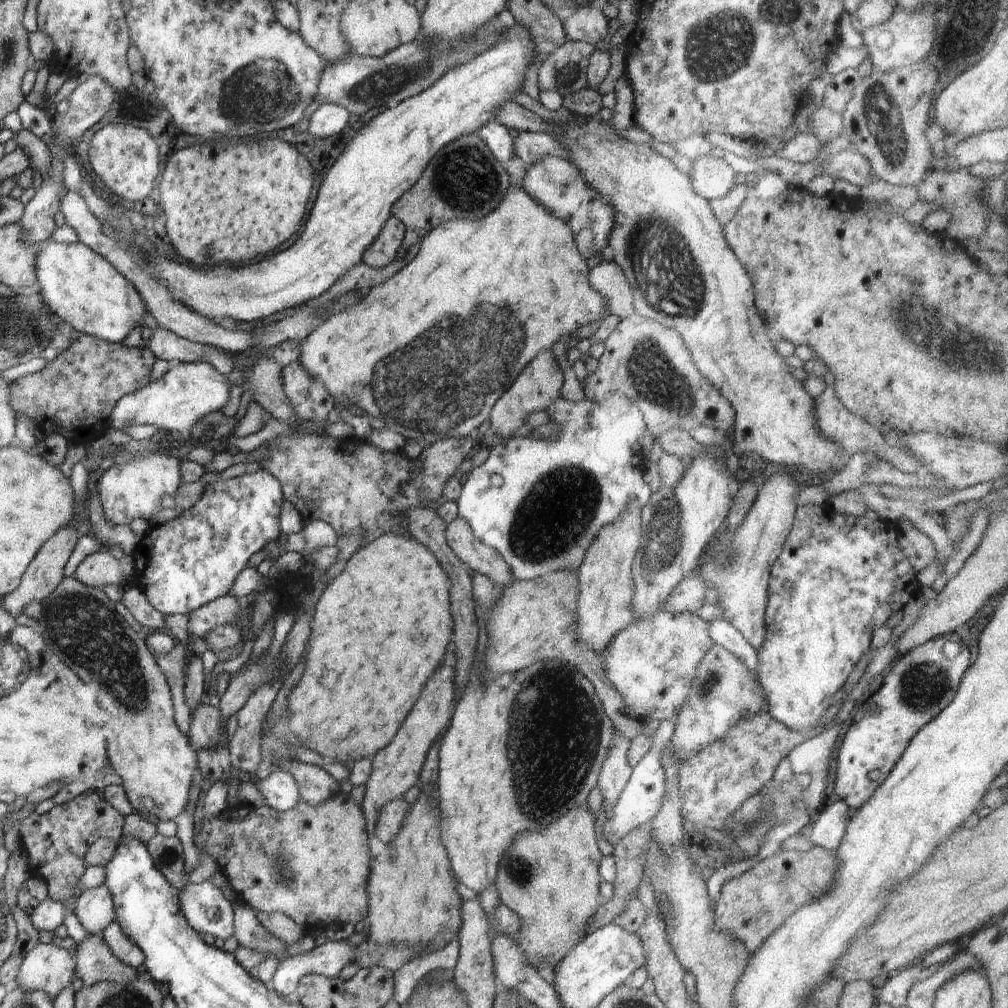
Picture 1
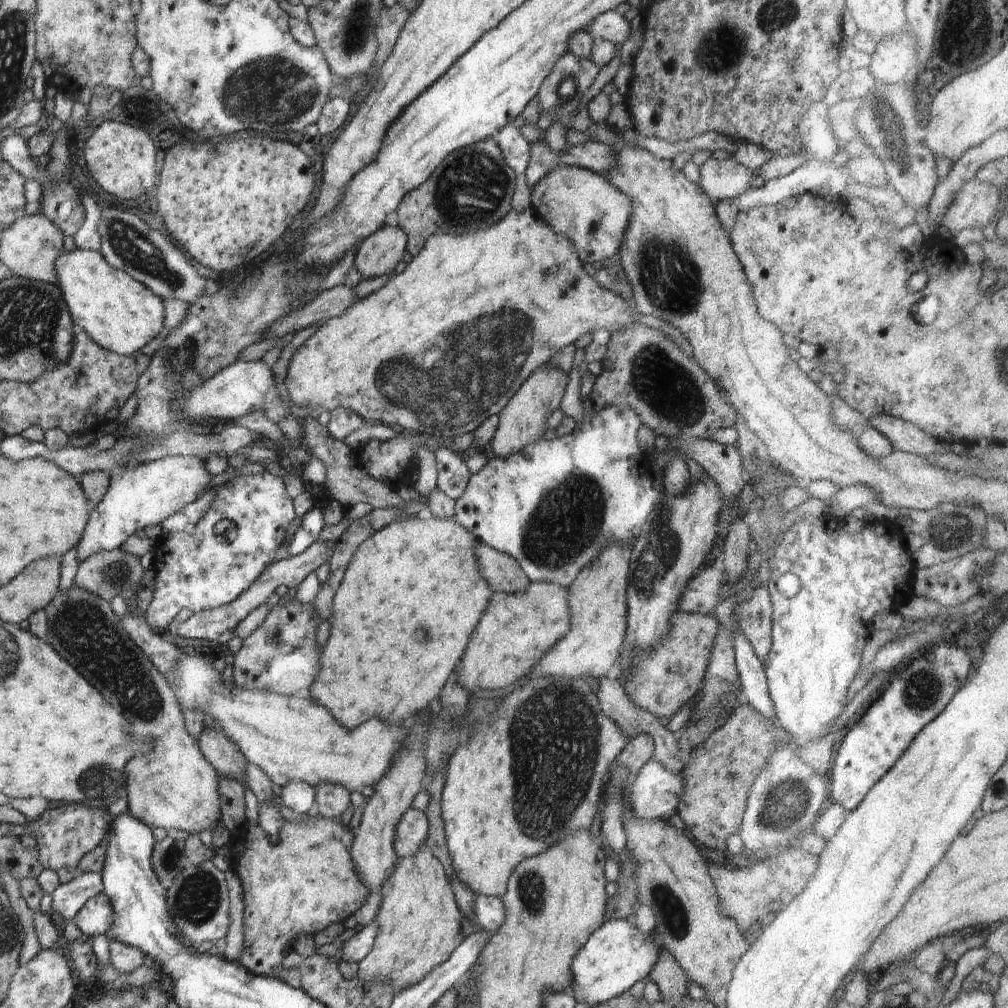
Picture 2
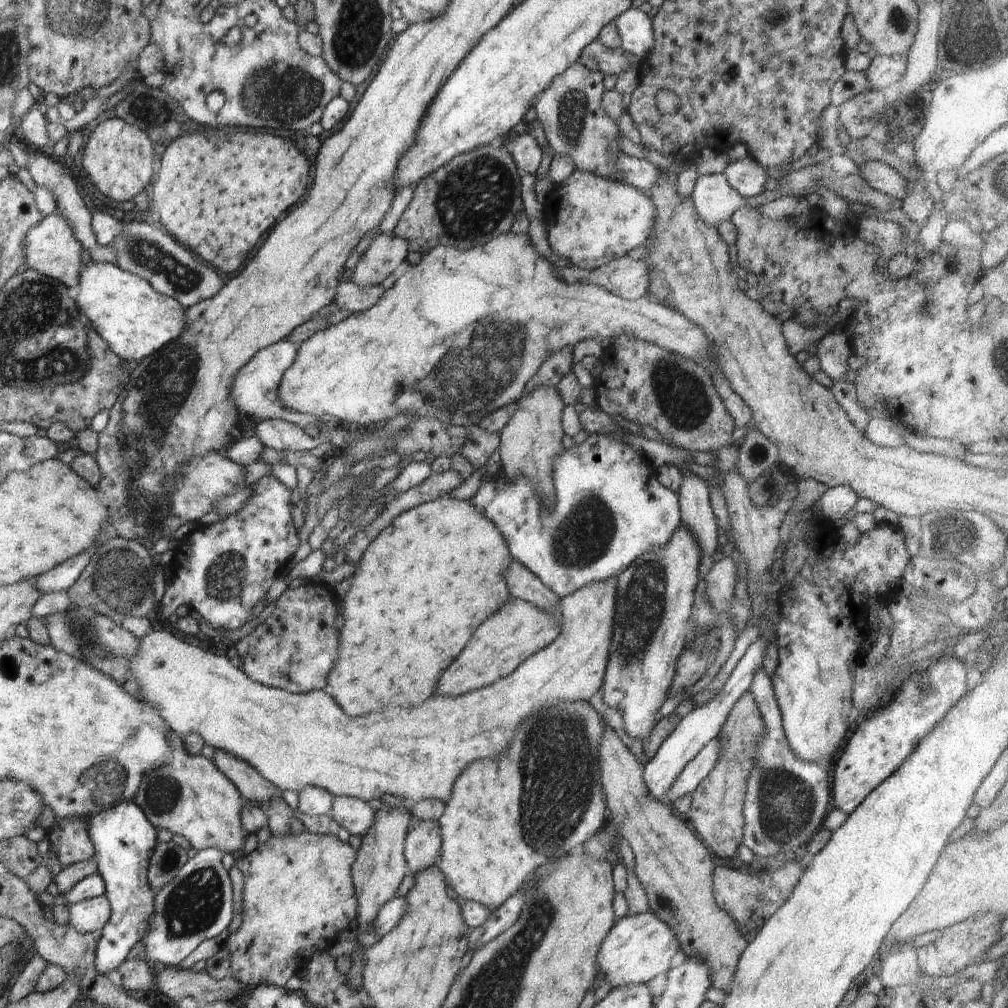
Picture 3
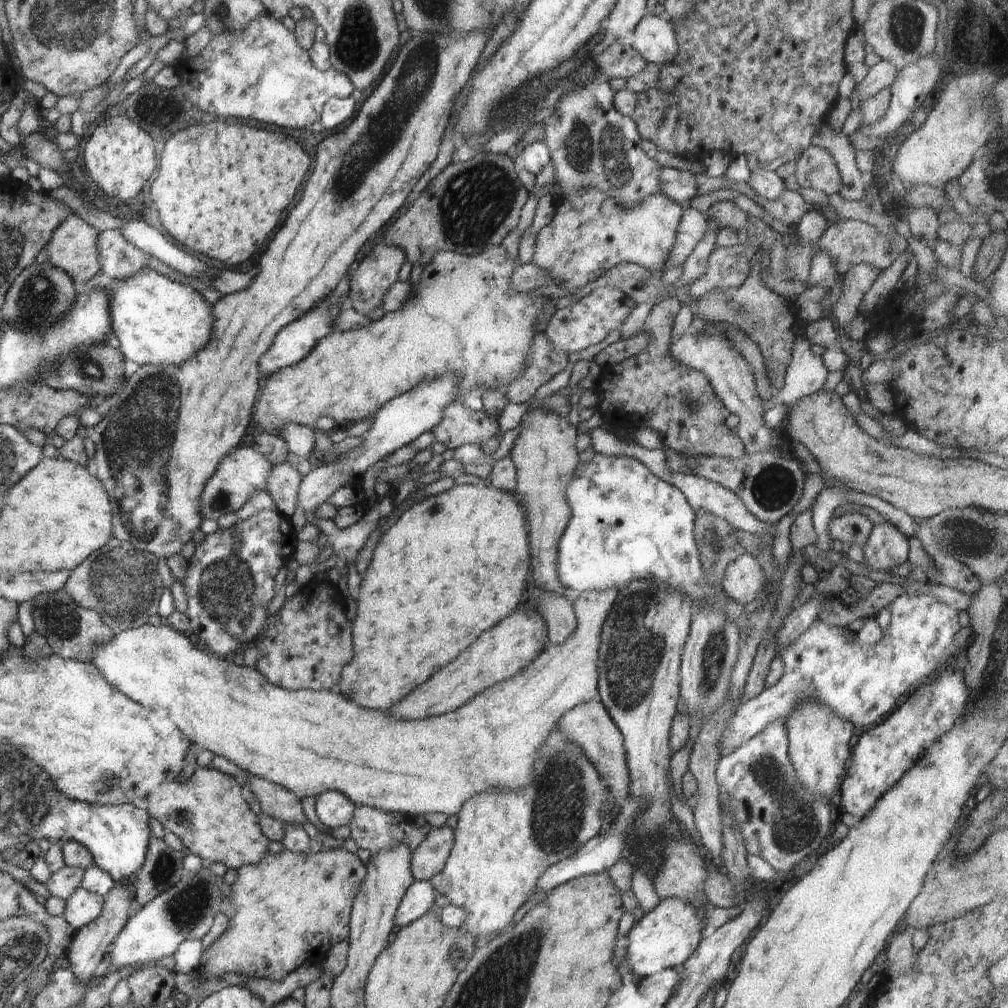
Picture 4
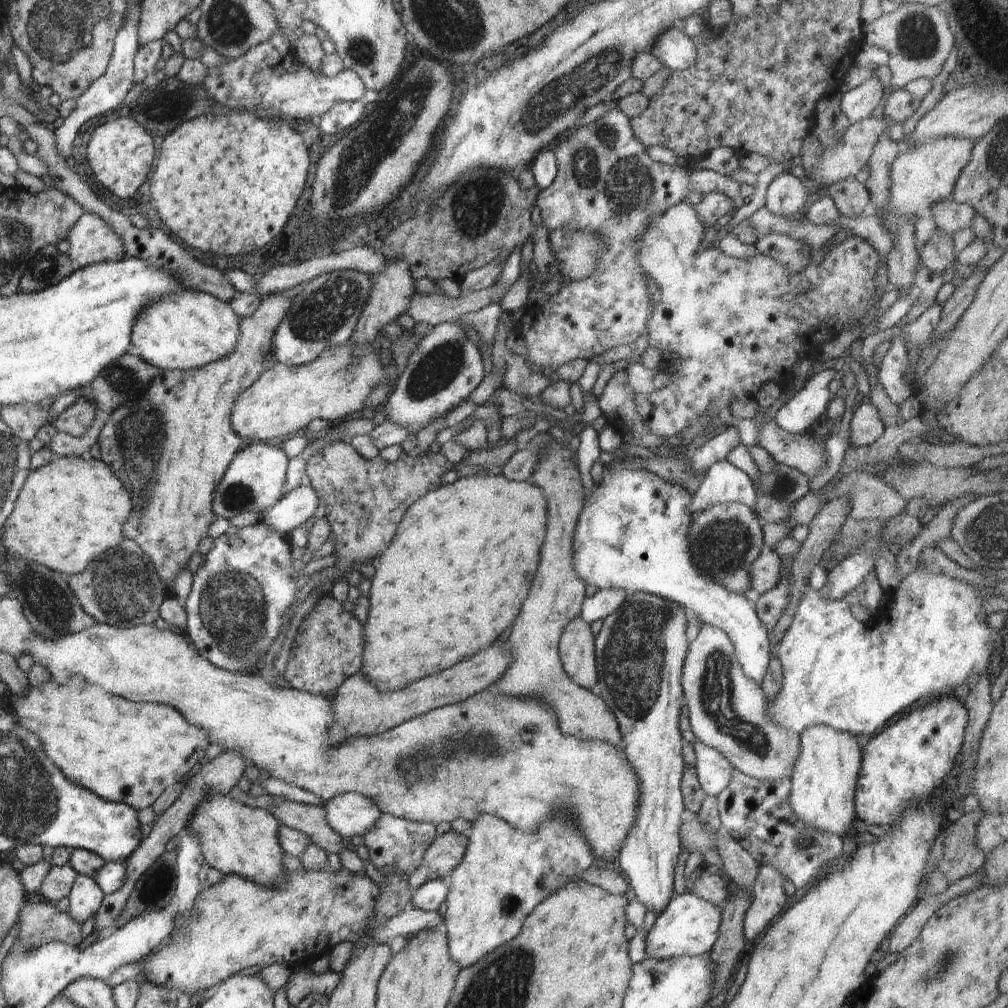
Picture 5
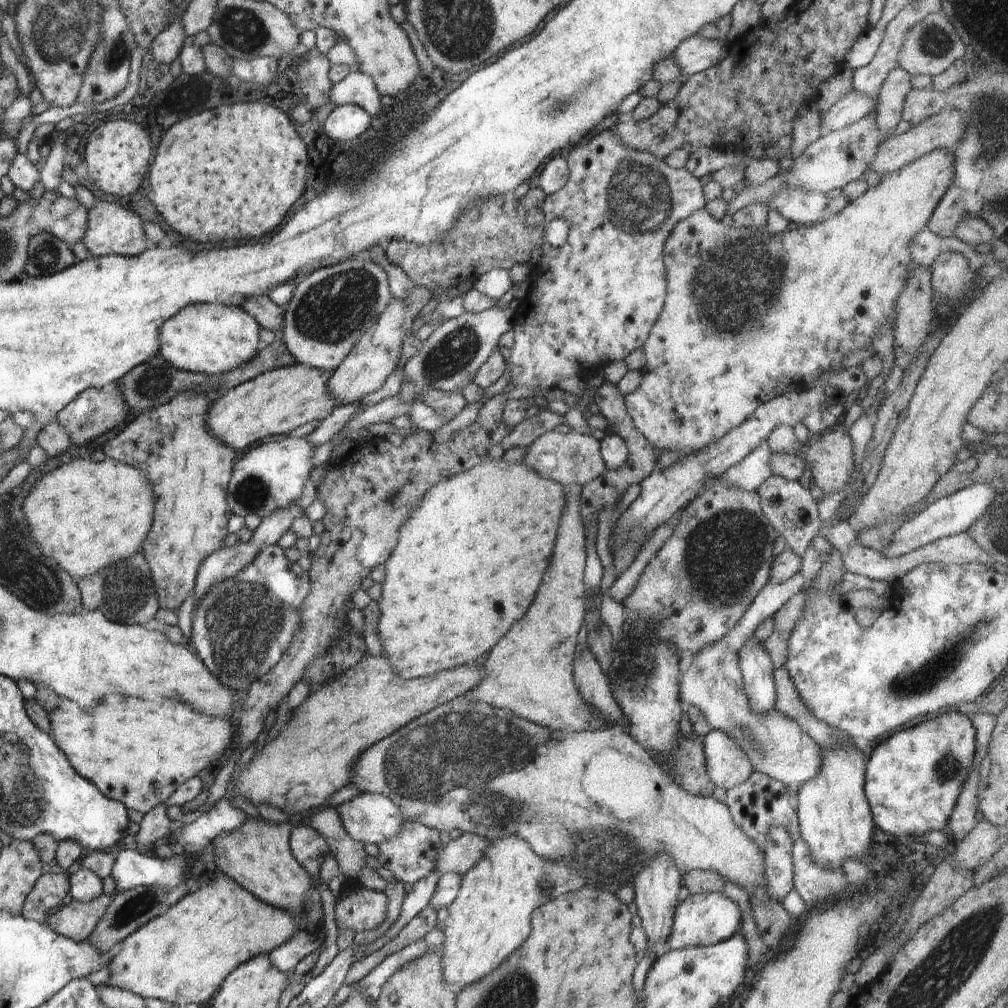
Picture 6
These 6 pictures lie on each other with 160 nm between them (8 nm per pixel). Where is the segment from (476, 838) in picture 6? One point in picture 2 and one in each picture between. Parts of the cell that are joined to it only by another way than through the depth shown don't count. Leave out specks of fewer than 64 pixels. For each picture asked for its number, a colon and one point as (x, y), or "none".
2: (411, 833)
3: (422, 846)
4: (429, 857)
5: (444, 854)

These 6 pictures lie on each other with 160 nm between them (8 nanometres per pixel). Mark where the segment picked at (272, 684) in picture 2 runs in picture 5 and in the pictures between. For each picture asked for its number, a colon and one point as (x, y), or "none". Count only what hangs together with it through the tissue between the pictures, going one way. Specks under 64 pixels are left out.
3: (295, 648)
4: (306, 647)
5: (328, 649)

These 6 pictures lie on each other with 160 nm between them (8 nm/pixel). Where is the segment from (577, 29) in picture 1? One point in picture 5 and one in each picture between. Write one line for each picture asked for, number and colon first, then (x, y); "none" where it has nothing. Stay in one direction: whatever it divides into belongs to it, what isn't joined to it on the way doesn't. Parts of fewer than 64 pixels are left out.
2: (613, 26)
3: (635, 29)
4: (654, 38)
5: (674, 48)

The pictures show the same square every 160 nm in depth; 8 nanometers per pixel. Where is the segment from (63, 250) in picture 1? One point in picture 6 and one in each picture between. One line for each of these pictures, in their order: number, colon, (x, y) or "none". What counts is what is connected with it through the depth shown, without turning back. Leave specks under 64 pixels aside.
2: (120, 314)
3: (135, 320)
4: (156, 321)
5: (187, 329)
6: (210, 339)

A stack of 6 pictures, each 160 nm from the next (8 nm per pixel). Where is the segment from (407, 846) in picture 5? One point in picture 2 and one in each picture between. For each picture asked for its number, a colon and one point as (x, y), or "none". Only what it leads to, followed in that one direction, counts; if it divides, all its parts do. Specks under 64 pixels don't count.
2: (332, 800)
3: (355, 815)
4: (373, 829)

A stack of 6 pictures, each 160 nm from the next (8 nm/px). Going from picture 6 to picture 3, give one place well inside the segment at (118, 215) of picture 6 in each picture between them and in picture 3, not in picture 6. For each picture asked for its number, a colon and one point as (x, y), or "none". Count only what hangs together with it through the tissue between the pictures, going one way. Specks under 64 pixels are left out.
3: (51, 248)
4: (72, 247)
5: (91, 240)

